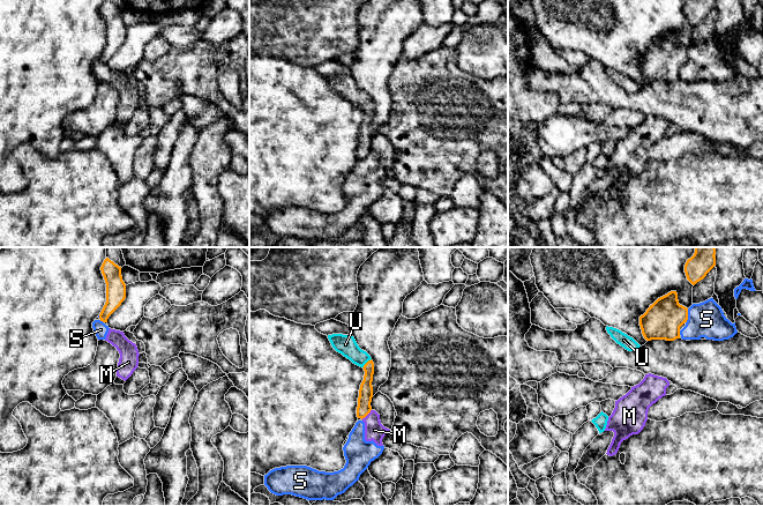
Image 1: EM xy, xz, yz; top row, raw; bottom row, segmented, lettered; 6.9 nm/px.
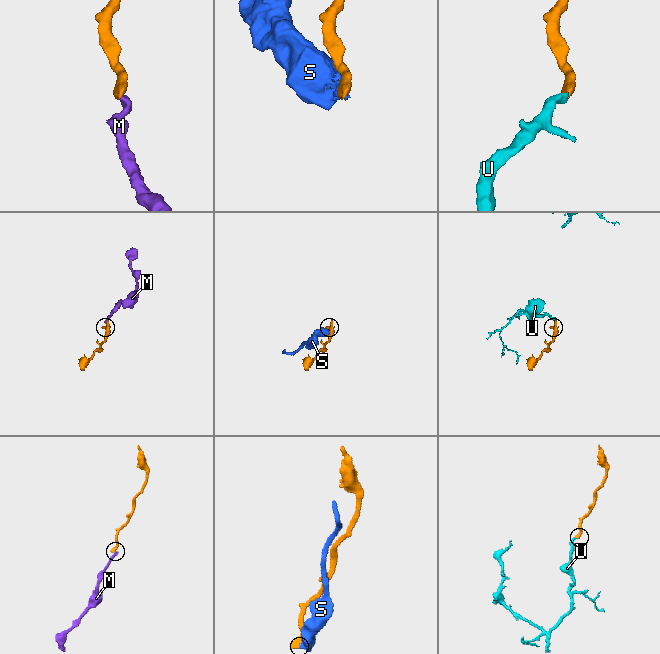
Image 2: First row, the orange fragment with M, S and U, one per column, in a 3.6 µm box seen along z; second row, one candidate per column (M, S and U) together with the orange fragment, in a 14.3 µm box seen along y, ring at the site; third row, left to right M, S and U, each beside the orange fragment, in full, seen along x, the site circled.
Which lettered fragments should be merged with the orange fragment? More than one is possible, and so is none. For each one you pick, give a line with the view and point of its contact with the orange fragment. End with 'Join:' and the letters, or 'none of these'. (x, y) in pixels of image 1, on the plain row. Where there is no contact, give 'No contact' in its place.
U: Touches orange at xz (366, 104)
Join: U

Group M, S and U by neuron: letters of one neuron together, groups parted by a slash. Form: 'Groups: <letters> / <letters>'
Groups: M S / U

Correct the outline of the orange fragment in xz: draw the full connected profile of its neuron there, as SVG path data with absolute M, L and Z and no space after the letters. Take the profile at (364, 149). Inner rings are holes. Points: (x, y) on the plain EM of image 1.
M332 75L328 76L332 89L350 101L353 105L360 107L365 112L364 121L360 126L357 158L365 159L372 151L371 143L373 139L373 116L374 104L371 97L361 91L352 76Z

